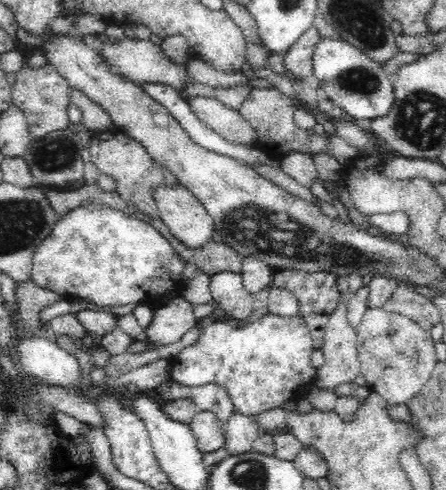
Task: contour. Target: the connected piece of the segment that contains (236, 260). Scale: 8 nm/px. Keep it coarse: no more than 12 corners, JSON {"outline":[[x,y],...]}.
{"outline":[[228,244],[184,250],[196,274],[242,272],[244,256]]}

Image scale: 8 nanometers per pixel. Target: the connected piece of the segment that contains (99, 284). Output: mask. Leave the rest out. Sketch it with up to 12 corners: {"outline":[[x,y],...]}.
{"outline":[[90,202],[34,252],[32,282],[114,314],[180,294],[144,220]]}

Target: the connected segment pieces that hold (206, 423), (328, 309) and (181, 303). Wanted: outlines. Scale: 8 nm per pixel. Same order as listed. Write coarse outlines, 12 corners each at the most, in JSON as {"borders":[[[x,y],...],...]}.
{"borders":[[[212,412],[190,422],[202,452],[226,446],[224,422]],[[276,270],[272,288],[298,298],[316,348],[342,298],[330,272]],[[182,296],[152,312],[150,350],[170,348],[198,324]]]}

